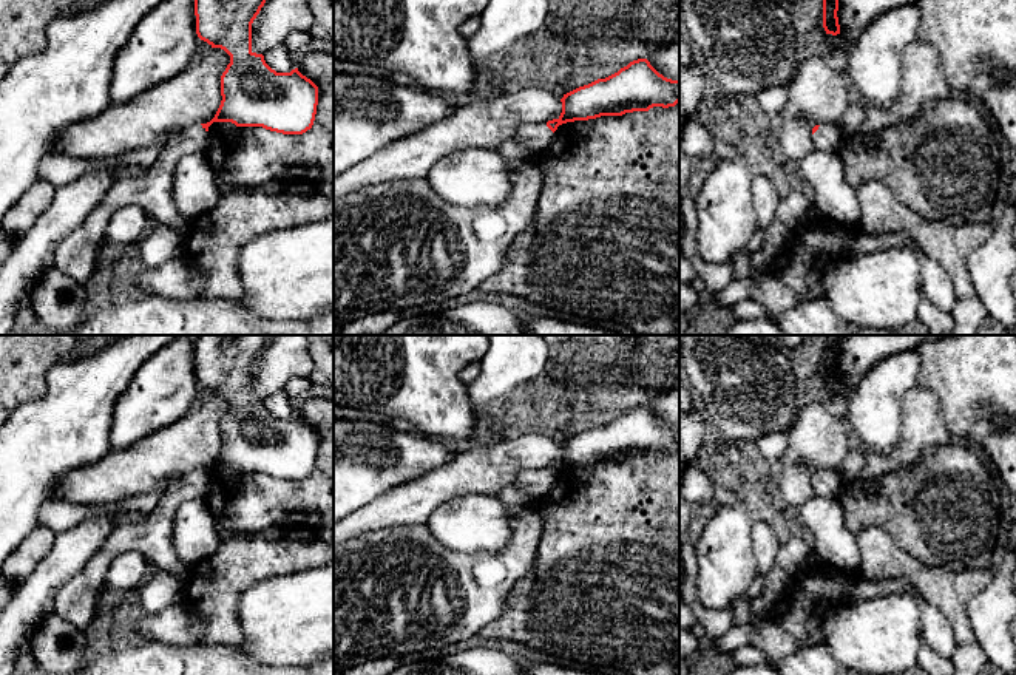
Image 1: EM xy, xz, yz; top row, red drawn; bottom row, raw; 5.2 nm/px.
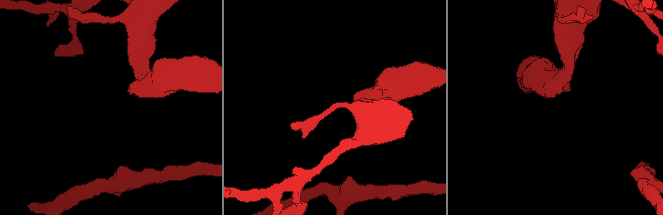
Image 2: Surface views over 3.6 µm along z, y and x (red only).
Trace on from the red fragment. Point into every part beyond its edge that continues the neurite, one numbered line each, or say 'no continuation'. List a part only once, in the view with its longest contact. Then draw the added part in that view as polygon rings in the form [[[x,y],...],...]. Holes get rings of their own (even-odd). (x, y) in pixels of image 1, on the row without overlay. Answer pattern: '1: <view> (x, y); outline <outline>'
1: xy (76, 601); outline [[[195,470],[171,483],[148,516],[124,517],[111,530],[102,548],[57,592],[54,613],[86,632],[94,619],[111,562],[130,550],[139,551],[161,570],[188,573],[191,568],[174,551],[171,525],[179,505],[204,497],[205,488],[205,474]]]

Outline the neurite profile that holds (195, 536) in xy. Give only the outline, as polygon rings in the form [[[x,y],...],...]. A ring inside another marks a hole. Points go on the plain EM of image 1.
[[[202,497],[179,505],[171,534],[176,555],[190,568],[213,556],[224,541]]]

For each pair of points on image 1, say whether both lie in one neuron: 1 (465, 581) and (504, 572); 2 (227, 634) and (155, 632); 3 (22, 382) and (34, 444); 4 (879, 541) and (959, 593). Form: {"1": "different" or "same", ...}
{"1": "same", "2": "different", "3": "different", "4": "same"}

